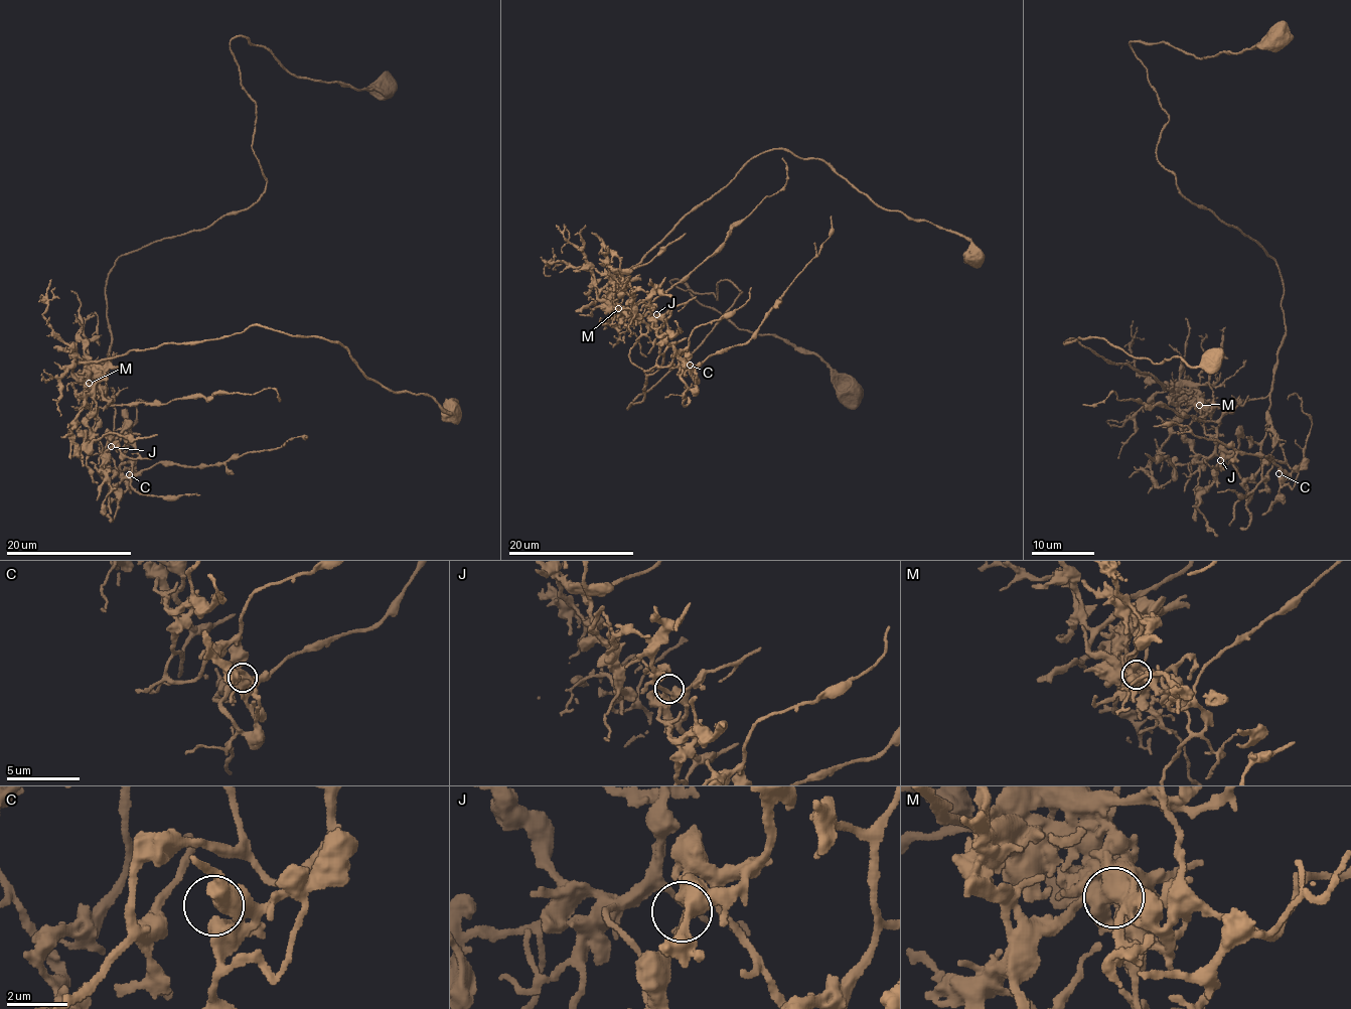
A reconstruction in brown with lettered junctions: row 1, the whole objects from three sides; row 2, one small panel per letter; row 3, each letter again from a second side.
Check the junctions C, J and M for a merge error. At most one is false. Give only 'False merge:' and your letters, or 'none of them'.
False merge: M

